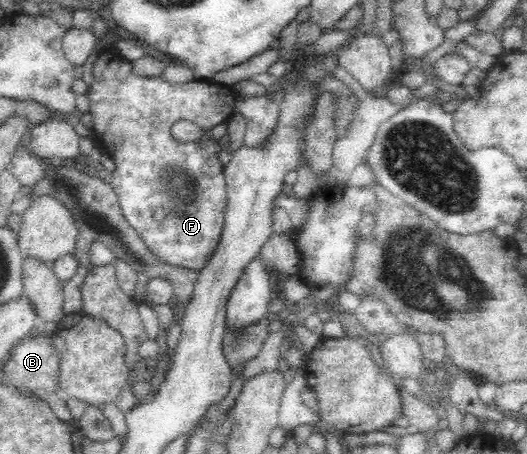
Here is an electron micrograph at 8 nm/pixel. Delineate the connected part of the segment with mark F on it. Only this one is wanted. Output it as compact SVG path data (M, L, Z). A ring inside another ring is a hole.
M114 49L101 50L93 64L93 82L91 86L87 88L87 98L89 99L89 116L87 117L87 124L94 131L97 137L98 143L104 146L109 151L112 159L114 160L114 169L112 172L111 188L117 193L117 197L120 203L122 214L124 215L127 222L131 226L137 229L137 233L143 237L143 241L155 256L159 259L169 263L173 266L180 266L181 268L189 268L196 272L203 270L207 266L207 262L213 258L217 246L219 246L221 240L221 234L223 234L223 226L225 224L225 212L228 204L227 199L227 181L225 181L225 166L221 164L219 158L219 152L221 152L221 144L218 144L219 139L212 138L212 136L201 136L197 142L185 142L181 143L175 140L171 135L171 128L175 125L175 122L179 122L181 119L185 119L194 123L201 129L201 131L211 131L215 126L223 124L229 117L231 117L235 111L238 95L231 88L231 86L218 85L215 82L209 82L206 80L194 80L187 82L186 84L170 84L163 80L163 77L139 77L133 75L133 67L131 62L126 58L122 57ZM155 210L166 210L167 214L157 220L155 218Z

